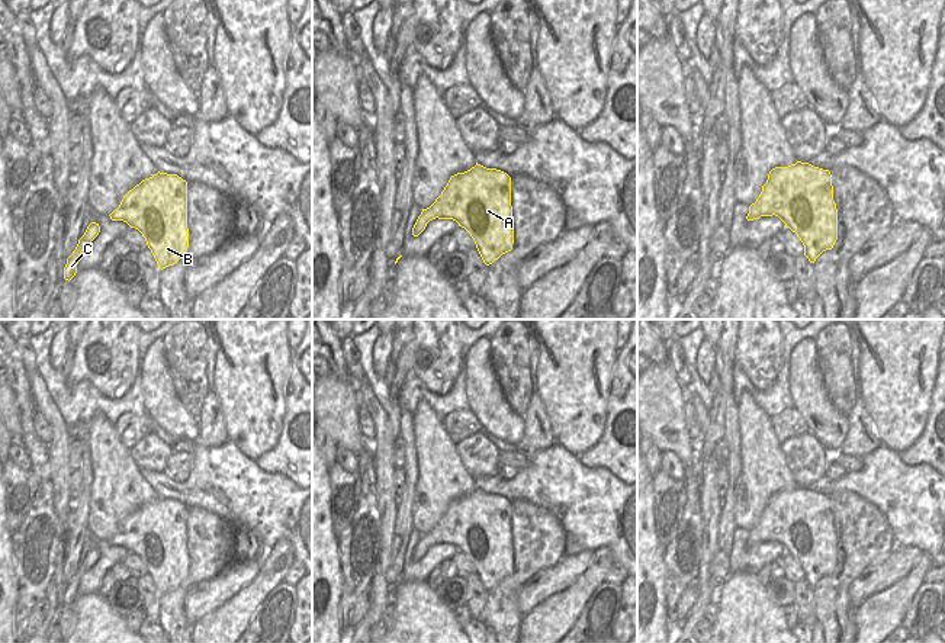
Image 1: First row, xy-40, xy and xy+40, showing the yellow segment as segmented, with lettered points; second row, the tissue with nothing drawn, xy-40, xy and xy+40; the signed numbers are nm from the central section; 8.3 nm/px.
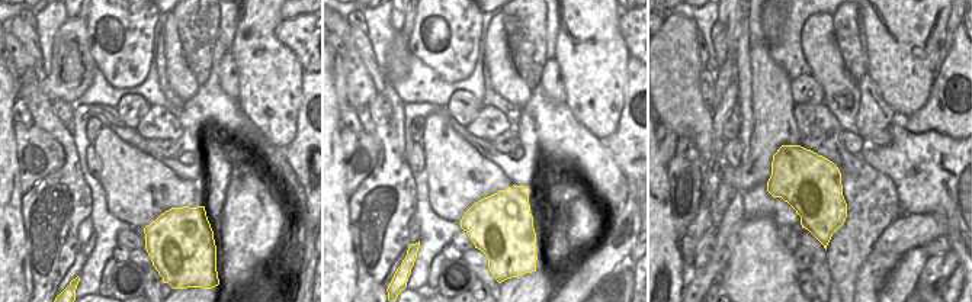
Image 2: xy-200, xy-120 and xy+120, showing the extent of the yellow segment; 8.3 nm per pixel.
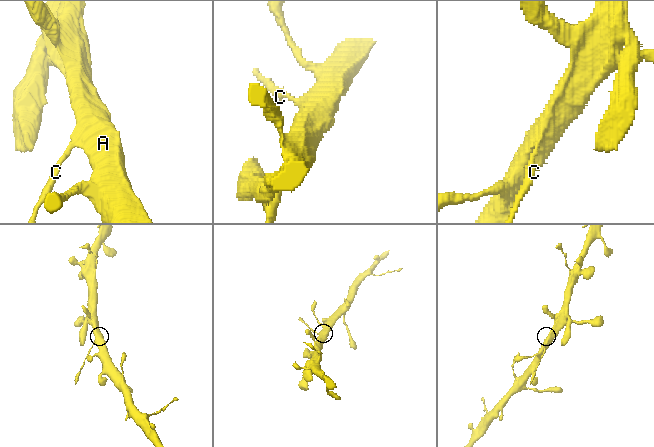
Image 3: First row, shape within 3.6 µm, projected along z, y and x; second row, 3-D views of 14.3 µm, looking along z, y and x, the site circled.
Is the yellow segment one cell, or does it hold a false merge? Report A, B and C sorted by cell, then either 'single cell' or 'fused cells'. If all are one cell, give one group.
A B / C; fused cells

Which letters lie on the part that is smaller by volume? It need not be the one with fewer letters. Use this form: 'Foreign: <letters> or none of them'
Foreign: C

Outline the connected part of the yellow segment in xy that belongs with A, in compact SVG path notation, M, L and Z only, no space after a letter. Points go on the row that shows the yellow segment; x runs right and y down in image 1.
M476 163L470 170L451 176L435 202L422 210L435 213L438 219L453 219L465 228L473 238L486 266L512 250L511 177L501 170L486 168Z

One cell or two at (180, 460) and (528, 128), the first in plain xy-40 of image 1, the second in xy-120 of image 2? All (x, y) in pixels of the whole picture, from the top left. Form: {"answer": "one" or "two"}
{"answer": "two"}

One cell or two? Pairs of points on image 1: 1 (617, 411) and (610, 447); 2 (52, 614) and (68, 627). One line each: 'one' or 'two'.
1: one
2: two

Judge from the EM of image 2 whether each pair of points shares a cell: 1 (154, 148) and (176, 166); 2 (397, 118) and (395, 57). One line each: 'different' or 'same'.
1: different
2: different

